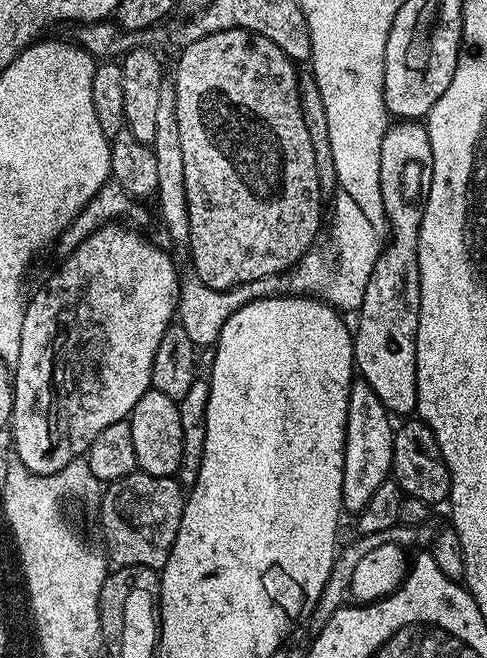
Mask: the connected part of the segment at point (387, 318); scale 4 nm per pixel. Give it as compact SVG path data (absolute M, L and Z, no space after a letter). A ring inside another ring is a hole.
M402 122L406 124L396 124L392 129L385 131L381 138L381 182L382 182L382 206L384 207L384 218L386 221L387 236L386 243L380 249L380 256L374 262L374 270L370 274L370 282L366 286L364 301L358 313L356 328L354 324L354 364L367 381L368 385L378 394L380 403L388 410L393 417L408 418L416 412L416 331L418 330L418 314L420 313L420 271L418 270L418 244L420 238L420 227L424 217L424 204L422 201L426 196L426 169L432 162L432 151L430 150L430 138L427 127L420 122Z

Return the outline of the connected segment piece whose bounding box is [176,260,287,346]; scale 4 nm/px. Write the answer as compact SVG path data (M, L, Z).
M184 260L177 263L178 289L177 311L178 322L187 332L187 336L196 346L202 344L213 345L219 339L222 326L242 306L248 305L254 300L268 300L270 297L280 297L287 291L286 279L283 275L267 276L256 279L254 282L237 285L235 288L223 290L206 286L195 277L191 261Z

